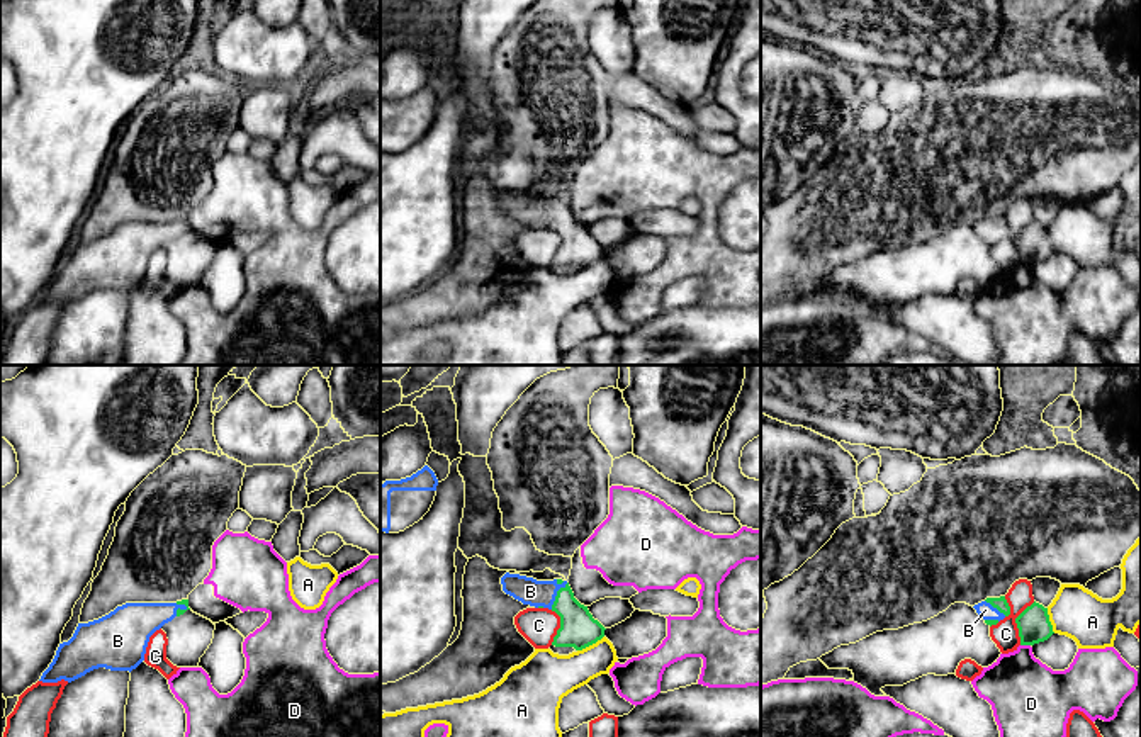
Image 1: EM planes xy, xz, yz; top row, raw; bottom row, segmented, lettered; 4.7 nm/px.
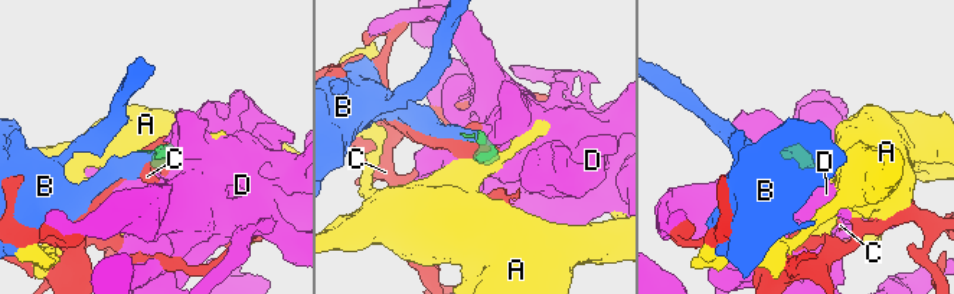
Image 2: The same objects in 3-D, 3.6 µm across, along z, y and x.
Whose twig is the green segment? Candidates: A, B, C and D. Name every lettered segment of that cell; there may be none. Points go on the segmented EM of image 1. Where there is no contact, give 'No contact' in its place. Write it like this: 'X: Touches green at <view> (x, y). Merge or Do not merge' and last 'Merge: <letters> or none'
A: Touches green at xz (590, 644). Do not merge
B: Touches green at xz (557, 595). Merge
C: Touches green at yz (1016, 622). Do not merge
D: Touches green at yz (1026, 644). Do not merge
Merge: B

